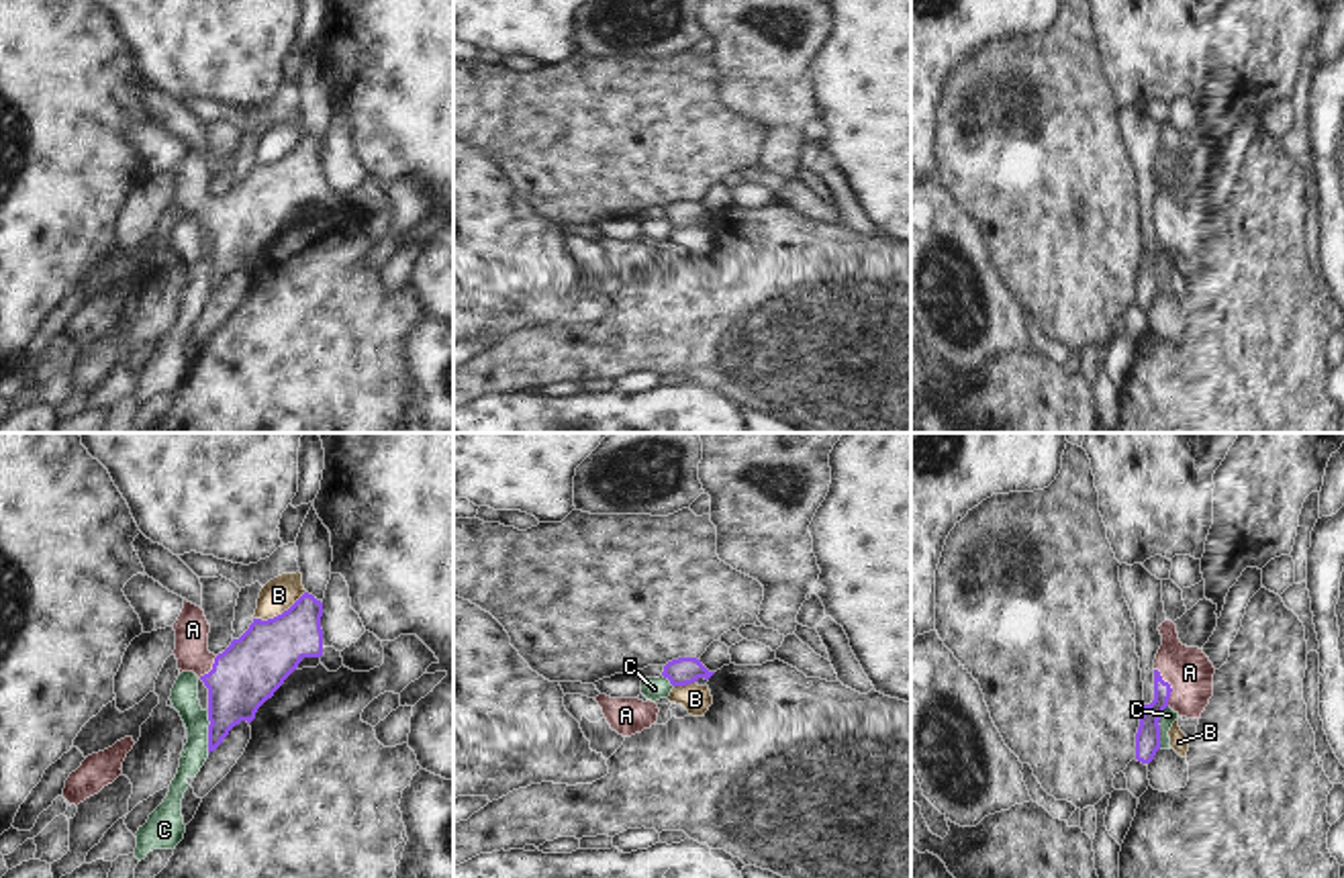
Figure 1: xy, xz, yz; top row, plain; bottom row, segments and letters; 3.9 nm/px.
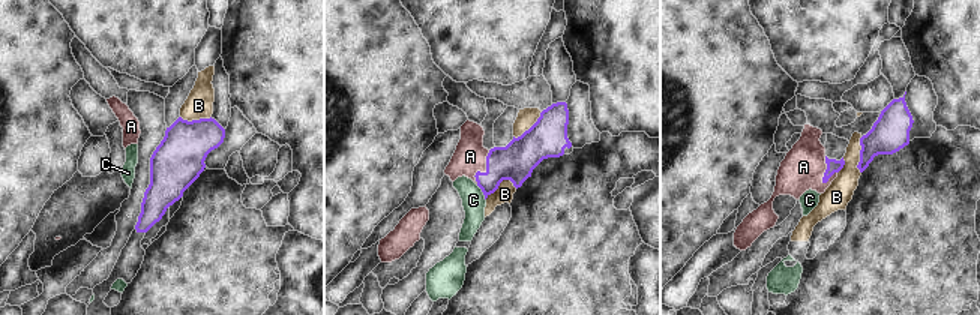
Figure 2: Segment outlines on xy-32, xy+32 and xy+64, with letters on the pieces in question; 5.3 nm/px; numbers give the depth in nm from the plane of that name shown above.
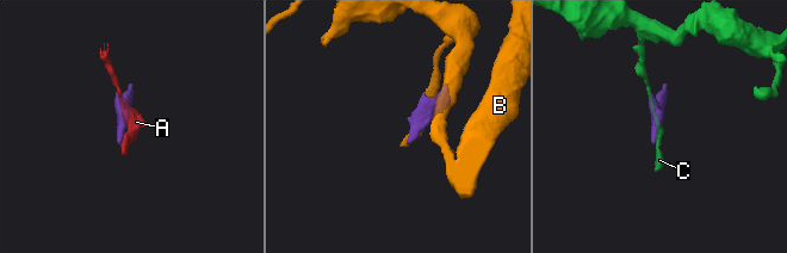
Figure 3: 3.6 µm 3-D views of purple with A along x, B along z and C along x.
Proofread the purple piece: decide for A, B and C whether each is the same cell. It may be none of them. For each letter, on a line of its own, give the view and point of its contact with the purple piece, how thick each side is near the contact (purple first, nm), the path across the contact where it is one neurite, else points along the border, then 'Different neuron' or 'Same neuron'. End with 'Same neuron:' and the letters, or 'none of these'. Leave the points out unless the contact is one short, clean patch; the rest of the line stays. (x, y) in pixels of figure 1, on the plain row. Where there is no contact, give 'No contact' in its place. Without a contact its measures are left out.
A: Touches purple at yz (1169, 229). Thickness 100 nm (purple) against 190 nm. Path across: yz (1148, 276), (1150, 256), (1169, 229), (1189, 215). Same neuron
B: Touches purple at xy (278, 158). Thickness 260 nm (purple) against 140 nm. Different neuron
C: Touches purple at yz (1159, 270). Thickness 100 nm (purple) against 60 nm. Boundary: yz (1167, 248), (1159, 264), (1159, 290). Different neuron
Same neuron: A.

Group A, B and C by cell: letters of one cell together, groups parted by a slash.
A / B / C

